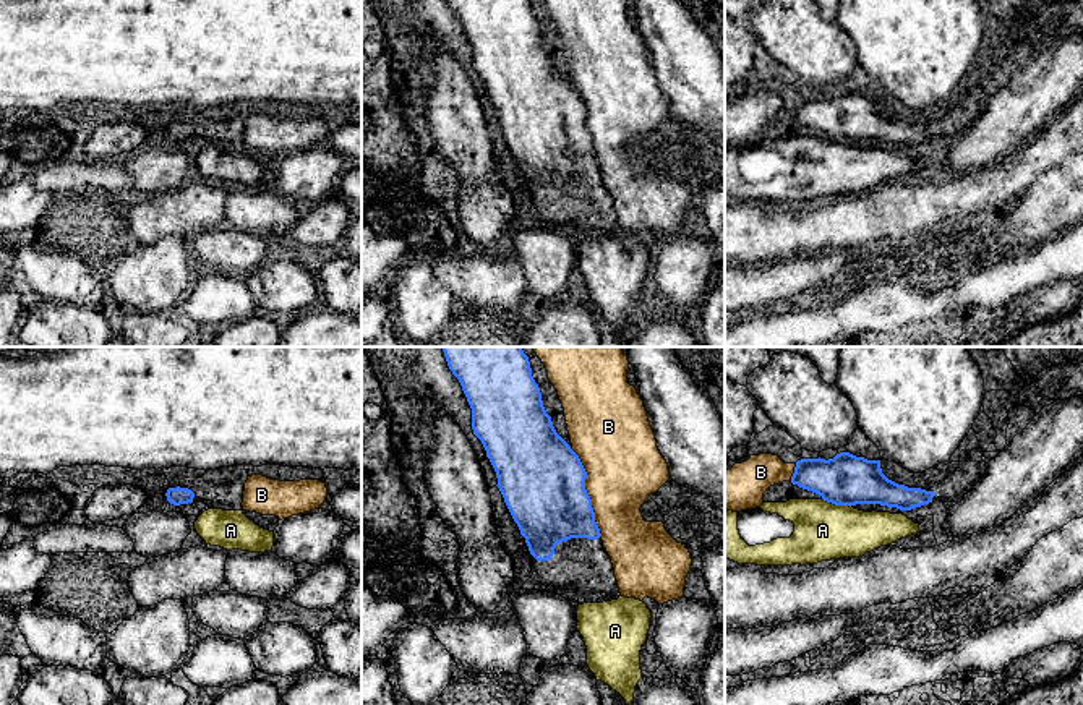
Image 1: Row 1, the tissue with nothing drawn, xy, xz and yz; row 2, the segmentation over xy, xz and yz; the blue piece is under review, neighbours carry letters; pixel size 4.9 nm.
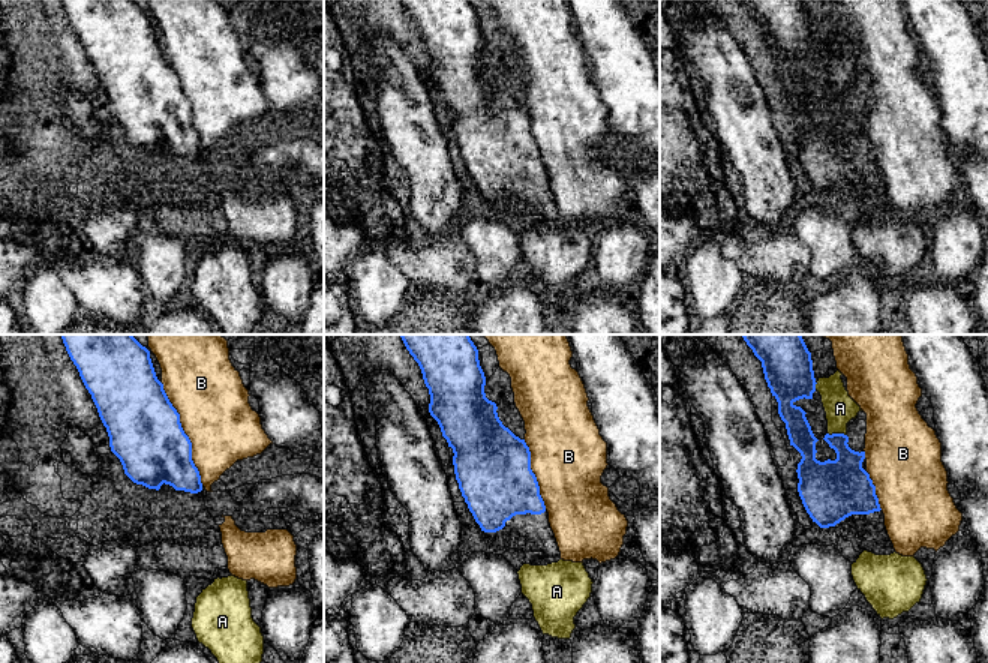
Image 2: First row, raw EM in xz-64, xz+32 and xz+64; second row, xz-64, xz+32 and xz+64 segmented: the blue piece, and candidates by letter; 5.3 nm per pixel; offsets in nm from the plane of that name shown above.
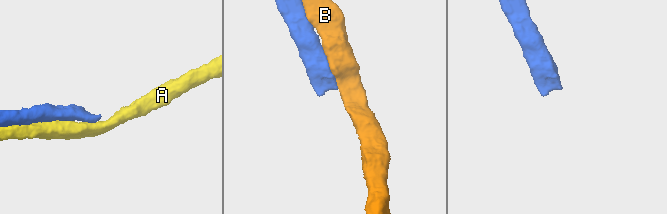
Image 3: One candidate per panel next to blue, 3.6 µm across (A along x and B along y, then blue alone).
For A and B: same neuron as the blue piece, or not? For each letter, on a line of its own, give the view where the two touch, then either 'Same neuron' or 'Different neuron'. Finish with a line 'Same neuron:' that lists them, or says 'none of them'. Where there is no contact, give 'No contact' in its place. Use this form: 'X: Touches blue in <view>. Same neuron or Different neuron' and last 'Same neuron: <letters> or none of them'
A: Touches blue in yz. Different neuron
B: Touches blue in xz. Different neuron
Same neuron: none of them

